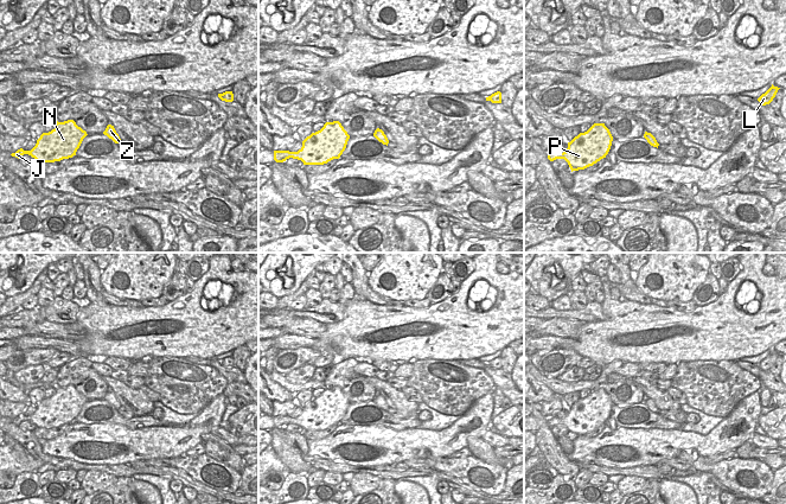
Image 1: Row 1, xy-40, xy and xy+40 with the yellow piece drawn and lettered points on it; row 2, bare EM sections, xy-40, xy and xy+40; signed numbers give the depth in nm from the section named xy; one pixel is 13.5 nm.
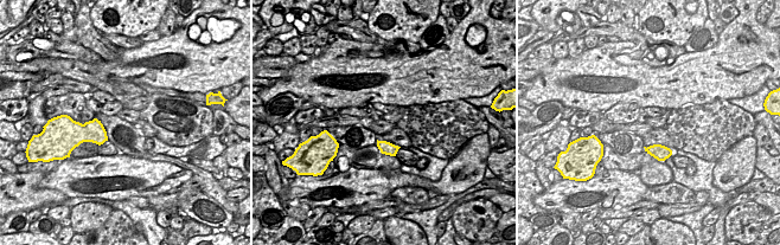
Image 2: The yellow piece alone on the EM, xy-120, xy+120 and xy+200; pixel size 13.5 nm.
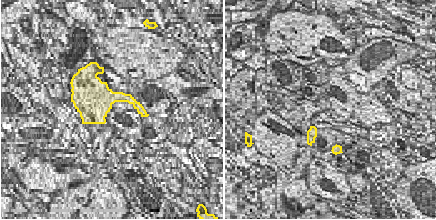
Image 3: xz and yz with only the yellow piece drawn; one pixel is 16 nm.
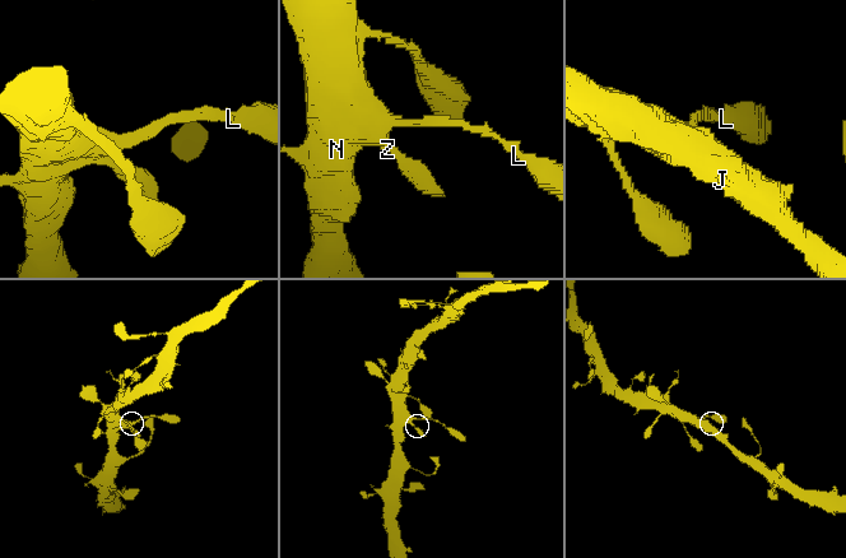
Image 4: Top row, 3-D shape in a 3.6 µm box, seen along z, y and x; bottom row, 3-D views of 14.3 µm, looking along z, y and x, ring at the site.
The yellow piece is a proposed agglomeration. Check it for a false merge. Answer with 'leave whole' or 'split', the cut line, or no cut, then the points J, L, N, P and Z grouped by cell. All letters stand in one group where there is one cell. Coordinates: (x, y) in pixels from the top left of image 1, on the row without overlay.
leave whole; cut none; groups J L N P Z

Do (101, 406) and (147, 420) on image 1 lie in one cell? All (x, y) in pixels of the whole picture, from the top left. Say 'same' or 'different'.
same

